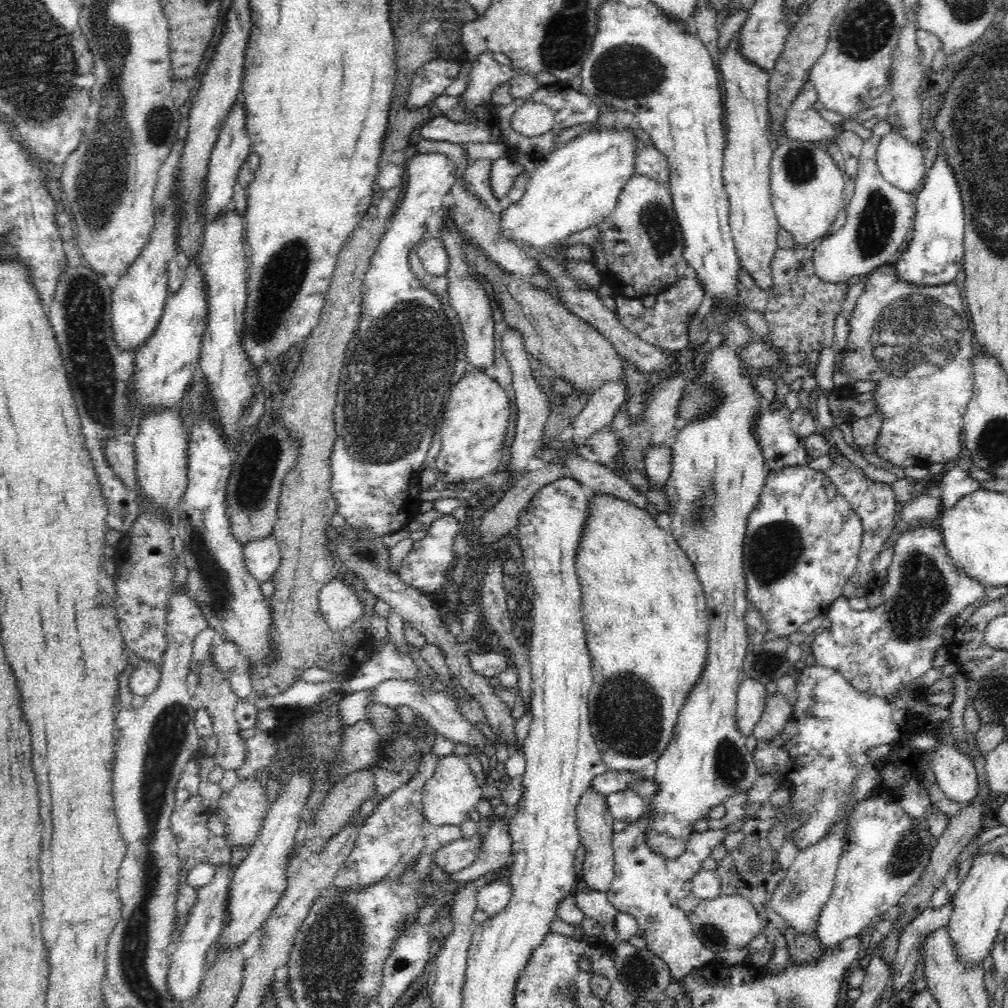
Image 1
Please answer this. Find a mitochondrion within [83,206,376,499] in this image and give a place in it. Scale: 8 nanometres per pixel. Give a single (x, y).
(282, 276)

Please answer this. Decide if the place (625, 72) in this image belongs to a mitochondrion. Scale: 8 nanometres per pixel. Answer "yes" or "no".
yes

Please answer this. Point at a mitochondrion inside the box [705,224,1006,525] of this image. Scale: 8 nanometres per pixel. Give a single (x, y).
(914, 335)

